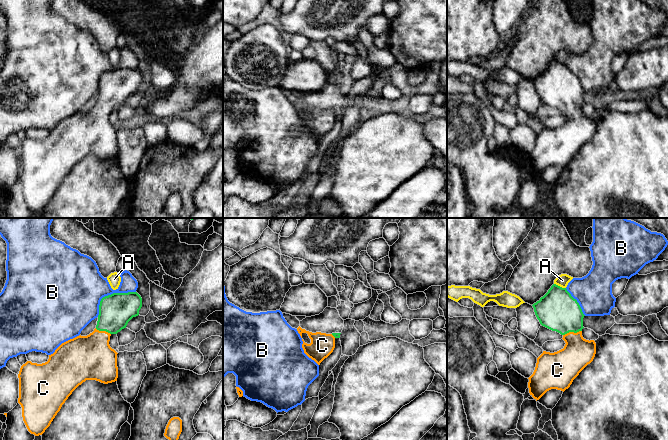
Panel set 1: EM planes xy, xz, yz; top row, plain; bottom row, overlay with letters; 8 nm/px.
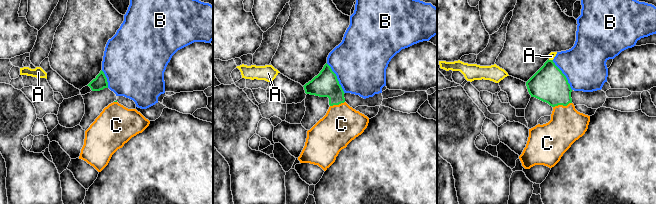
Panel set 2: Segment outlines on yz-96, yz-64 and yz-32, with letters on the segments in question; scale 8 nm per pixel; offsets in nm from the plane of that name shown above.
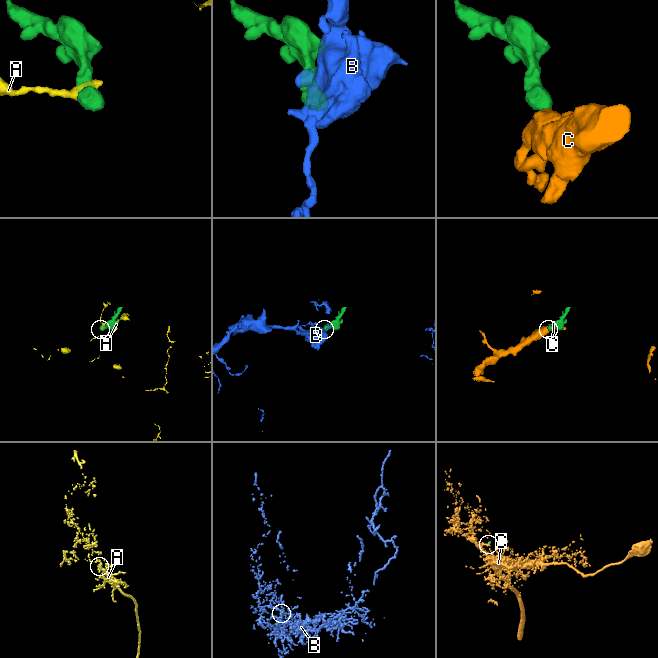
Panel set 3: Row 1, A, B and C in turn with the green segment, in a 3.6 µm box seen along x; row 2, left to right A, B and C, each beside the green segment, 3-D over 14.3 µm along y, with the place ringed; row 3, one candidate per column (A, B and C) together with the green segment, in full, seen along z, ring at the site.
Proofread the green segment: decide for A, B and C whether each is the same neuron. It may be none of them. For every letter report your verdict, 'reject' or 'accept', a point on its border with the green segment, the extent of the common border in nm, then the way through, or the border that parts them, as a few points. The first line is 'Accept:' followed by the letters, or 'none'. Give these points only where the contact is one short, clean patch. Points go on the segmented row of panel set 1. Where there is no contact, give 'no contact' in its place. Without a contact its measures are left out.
Accept: C
A: reject; contact yz (559, 286); length 100 nm
B: reject; contact xy (109, 295); length 380 nm
C: accept; contact yz (572, 331); length 160 nm; way yz (557, 310), (568, 321), (572, 331), (578, 352)

